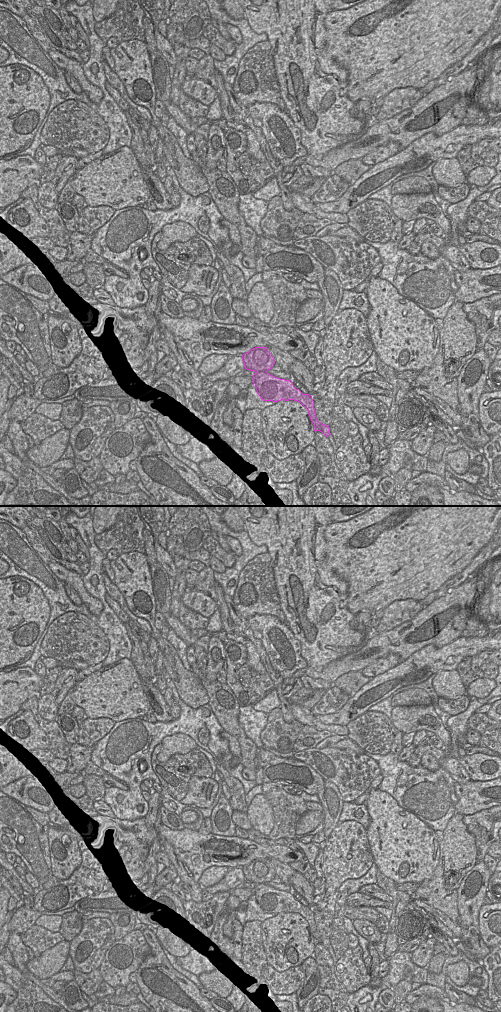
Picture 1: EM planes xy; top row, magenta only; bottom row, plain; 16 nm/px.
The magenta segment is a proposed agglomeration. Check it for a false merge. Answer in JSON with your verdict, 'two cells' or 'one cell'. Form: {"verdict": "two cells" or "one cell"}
{"verdict": "two cells"}

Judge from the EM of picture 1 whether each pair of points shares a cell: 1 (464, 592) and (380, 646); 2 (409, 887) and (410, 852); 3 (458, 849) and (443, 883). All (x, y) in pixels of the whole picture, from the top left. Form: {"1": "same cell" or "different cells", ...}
{"1": "same cell", "2": "different cells", "3": "same cell"}

